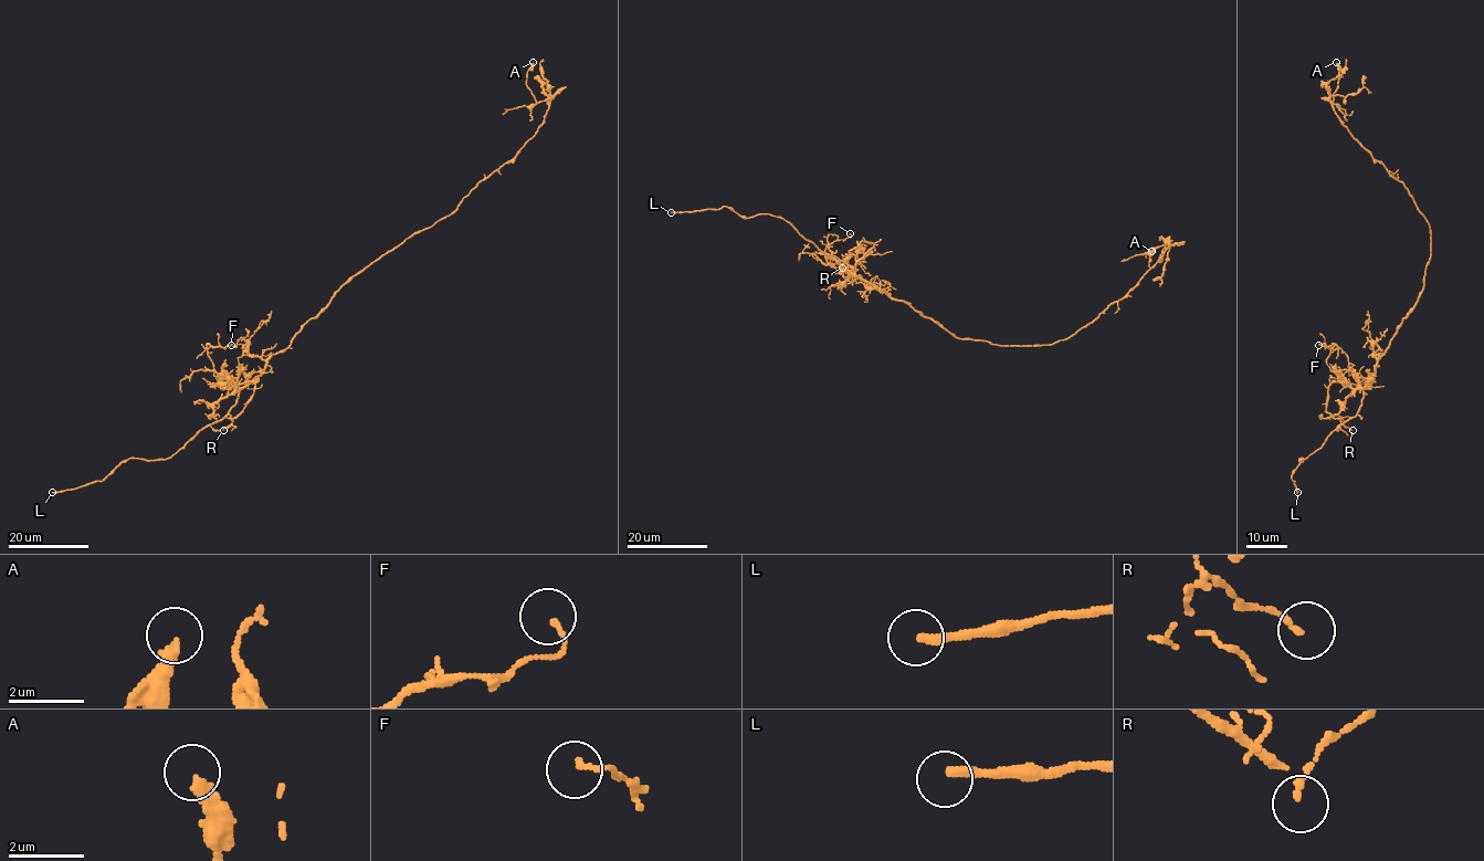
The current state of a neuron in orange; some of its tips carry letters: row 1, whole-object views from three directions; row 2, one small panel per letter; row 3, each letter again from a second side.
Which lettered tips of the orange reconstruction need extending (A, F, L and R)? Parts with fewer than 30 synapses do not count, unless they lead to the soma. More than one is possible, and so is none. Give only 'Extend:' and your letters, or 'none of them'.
Extend: L

